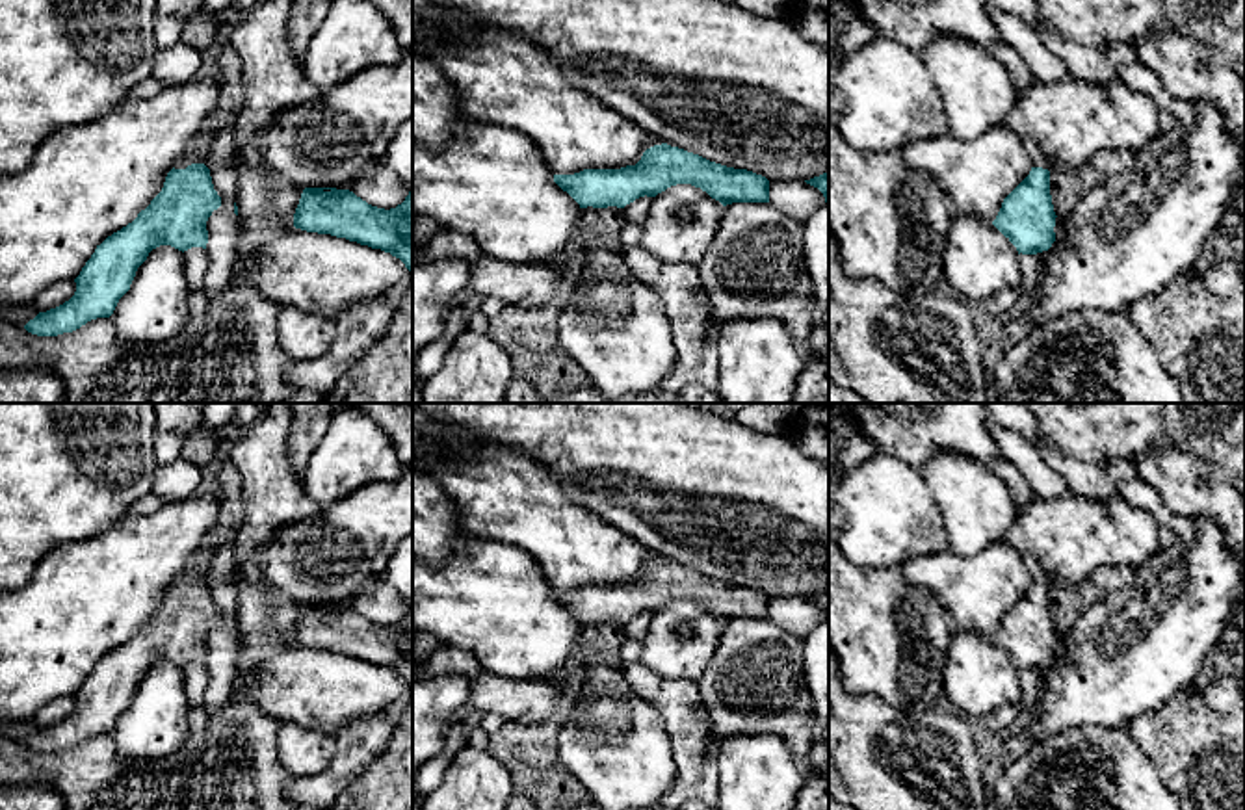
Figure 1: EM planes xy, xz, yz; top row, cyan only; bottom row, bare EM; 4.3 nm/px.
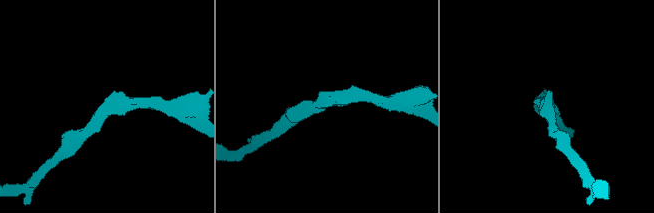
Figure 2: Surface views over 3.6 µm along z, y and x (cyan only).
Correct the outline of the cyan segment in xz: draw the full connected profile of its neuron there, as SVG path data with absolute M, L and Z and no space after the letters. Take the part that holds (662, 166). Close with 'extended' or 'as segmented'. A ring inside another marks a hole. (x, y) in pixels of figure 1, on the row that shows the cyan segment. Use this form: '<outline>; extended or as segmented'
M667 143L647 149L636 165L554 175L554 182L580 208L624 208L639 197L656 197L676 184L701 188L723 206L769 202L769 180L766 176L710 162Z; as segmented

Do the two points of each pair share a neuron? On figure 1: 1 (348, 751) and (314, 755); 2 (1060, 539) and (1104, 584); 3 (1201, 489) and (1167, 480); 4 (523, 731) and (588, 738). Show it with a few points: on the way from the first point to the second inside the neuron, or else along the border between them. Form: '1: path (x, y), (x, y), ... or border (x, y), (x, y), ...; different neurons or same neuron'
1: border (337, 736), (333, 758), (320, 771), (296, 777); different neurons
2: border (1132, 569), (1100, 567), (1089, 578); different neurons
3: path (1193, 487), (1175, 480); same neuron
4: border (560, 714), (562, 727), (556, 755), (573, 775); different neurons

